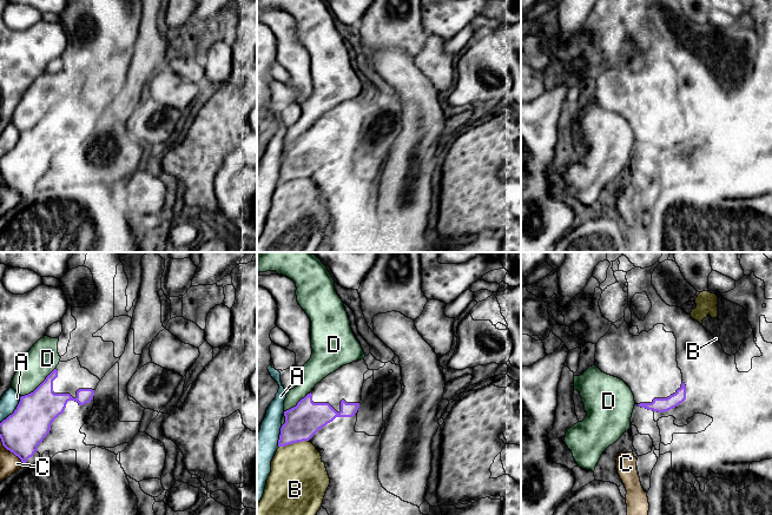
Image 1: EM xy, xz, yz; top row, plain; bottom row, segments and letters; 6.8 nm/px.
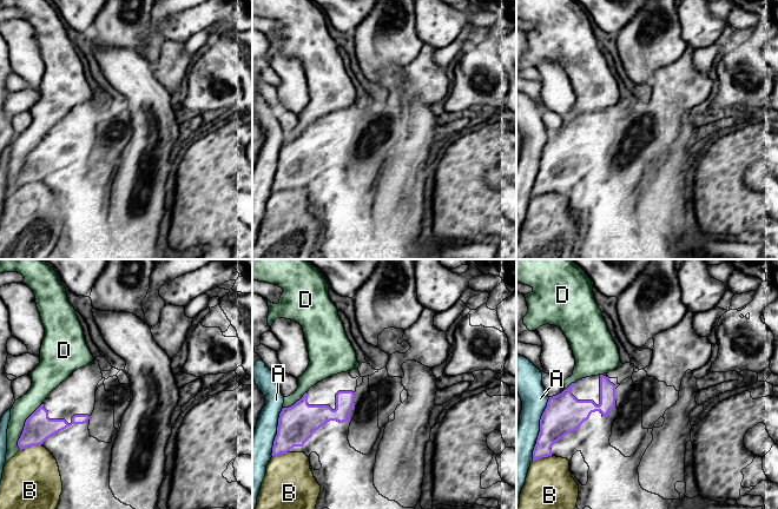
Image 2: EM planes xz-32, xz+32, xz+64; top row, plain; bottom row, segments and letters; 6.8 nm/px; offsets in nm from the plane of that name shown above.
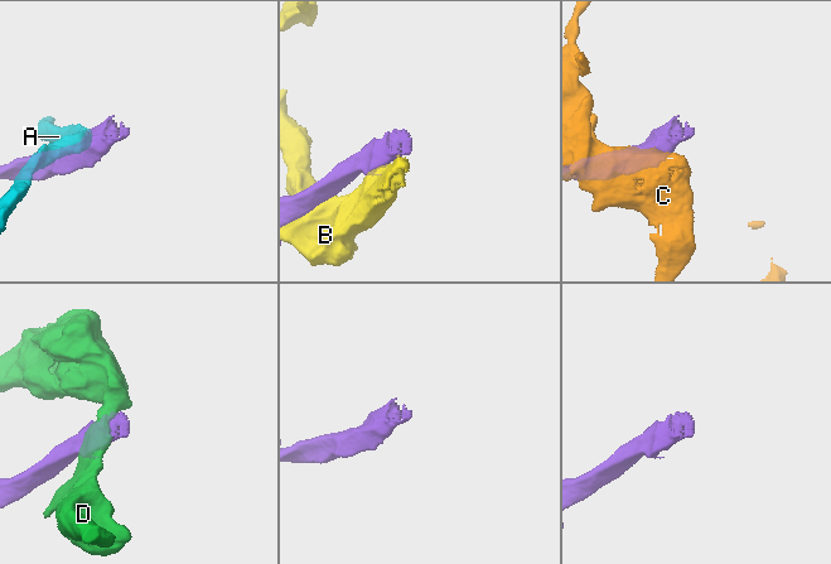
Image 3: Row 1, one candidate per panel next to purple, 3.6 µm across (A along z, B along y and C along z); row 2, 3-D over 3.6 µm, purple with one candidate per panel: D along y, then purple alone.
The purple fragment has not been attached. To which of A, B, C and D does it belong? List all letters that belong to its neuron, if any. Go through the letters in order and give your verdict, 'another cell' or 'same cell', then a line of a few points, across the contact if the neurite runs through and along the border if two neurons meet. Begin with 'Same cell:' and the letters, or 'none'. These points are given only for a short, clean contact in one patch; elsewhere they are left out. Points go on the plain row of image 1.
Same cell: none
A: another cell
B: another cell
C: another cell
D: another cell

